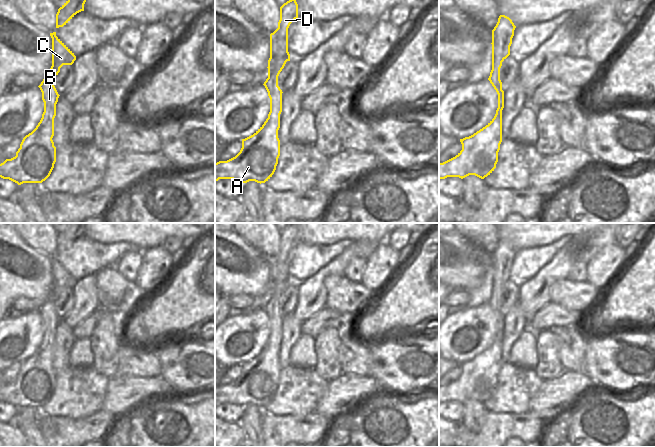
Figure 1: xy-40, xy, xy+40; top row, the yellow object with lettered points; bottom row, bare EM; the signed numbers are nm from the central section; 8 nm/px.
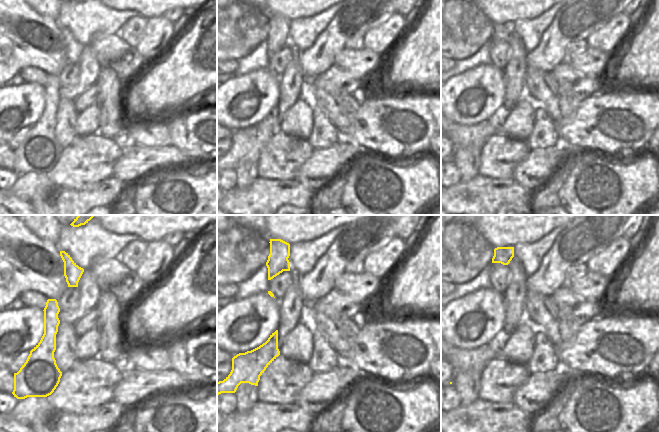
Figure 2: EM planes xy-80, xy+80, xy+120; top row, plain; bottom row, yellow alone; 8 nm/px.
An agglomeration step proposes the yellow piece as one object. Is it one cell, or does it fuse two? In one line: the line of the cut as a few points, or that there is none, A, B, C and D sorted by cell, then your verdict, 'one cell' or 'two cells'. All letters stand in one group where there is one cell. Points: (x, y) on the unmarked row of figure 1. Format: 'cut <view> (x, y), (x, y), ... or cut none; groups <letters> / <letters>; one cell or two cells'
cut none; groups A B C D; one cell

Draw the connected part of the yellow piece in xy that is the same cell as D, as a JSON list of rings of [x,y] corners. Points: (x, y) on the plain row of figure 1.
[[[290,223],[280,231],[280,244],[278,252],[270,258],[270,282],[268,284],[268,302],[264,310],[270,322],[270,336],[264,348],[251,360],[242,363],[240,376],[227,385],[215,387],[215,406],[219,403],[233,403],[241,407],[255,405],[265,407],[276,394],[280,380],[280,364],[278,354],[280,352],[280,338],[282,336],[282,314],[278,310],[278,300],[287,285],[290,285],[288,276],[288,252],[298,242],[298,228],[295,223]]]

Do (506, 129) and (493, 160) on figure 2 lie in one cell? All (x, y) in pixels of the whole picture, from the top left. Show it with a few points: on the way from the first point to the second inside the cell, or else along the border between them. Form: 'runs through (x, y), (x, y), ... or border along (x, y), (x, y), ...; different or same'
border along (496, 134), (504, 134), (525, 141); different

